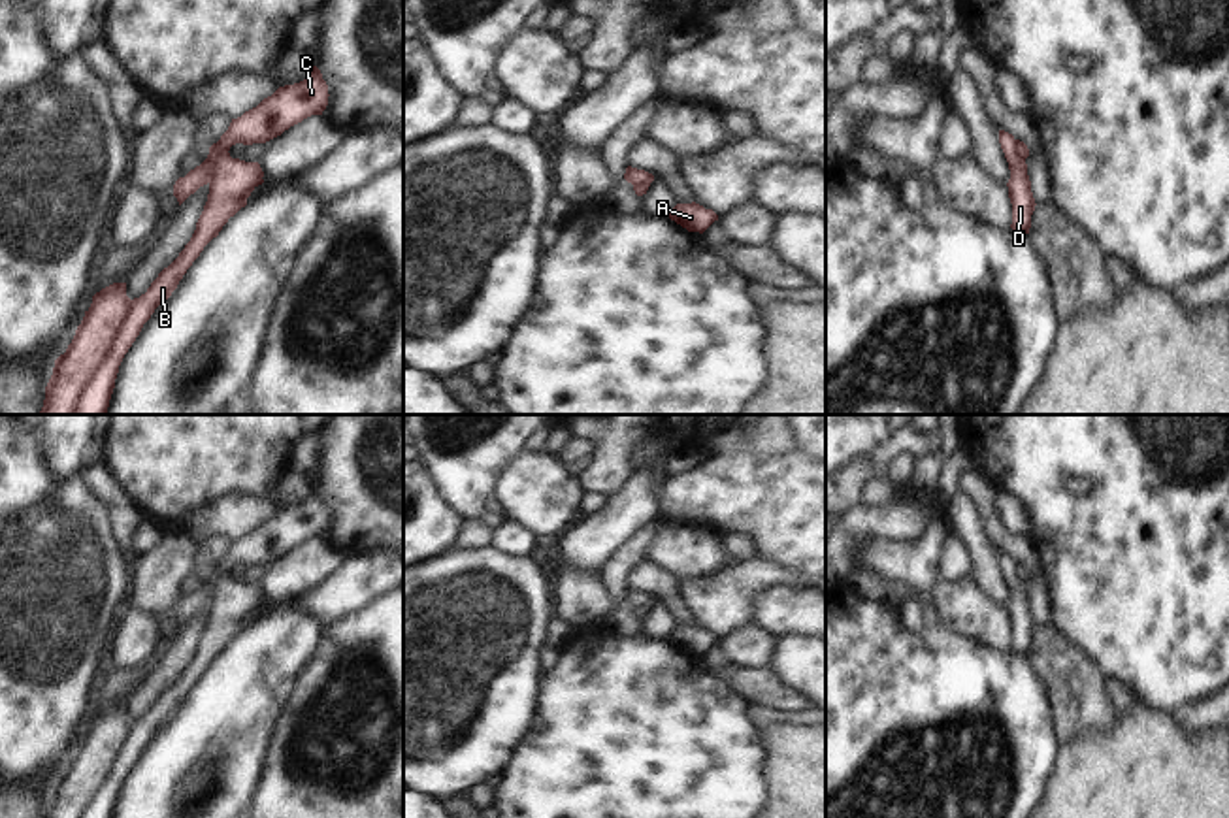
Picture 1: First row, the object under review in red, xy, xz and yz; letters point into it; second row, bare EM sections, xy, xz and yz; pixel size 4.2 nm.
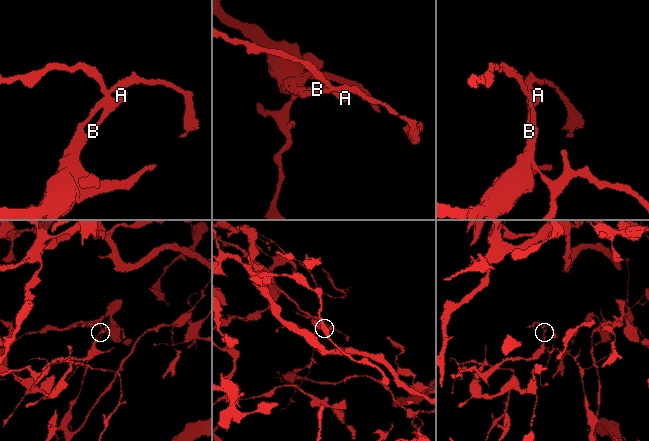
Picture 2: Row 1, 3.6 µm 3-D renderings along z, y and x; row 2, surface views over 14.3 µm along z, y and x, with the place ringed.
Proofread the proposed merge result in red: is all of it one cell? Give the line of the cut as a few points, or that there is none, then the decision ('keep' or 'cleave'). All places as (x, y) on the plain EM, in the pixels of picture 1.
cut xy (131, 722), (131, 730), (115, 754), (108, 777), (78, 817); cleave

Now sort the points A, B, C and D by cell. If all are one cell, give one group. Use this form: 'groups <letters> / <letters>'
groups A B D / C

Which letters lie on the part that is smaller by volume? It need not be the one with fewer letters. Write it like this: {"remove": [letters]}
{"remove": ["C"]}

